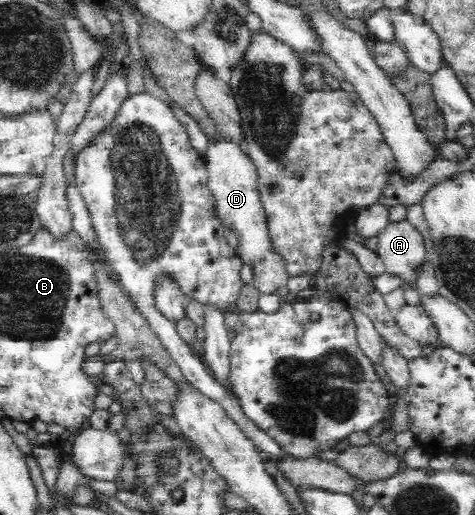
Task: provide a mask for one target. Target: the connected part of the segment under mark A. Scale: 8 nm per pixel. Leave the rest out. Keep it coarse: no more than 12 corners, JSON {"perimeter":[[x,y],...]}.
{"perimeter":[[406,219],[389,223],[376,253],[386,273],[420,275],[423,237]]}

